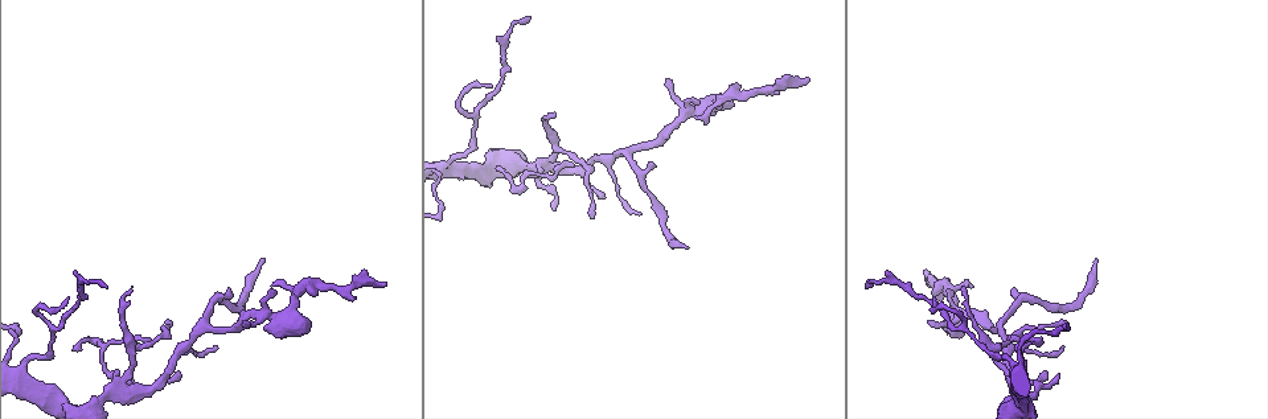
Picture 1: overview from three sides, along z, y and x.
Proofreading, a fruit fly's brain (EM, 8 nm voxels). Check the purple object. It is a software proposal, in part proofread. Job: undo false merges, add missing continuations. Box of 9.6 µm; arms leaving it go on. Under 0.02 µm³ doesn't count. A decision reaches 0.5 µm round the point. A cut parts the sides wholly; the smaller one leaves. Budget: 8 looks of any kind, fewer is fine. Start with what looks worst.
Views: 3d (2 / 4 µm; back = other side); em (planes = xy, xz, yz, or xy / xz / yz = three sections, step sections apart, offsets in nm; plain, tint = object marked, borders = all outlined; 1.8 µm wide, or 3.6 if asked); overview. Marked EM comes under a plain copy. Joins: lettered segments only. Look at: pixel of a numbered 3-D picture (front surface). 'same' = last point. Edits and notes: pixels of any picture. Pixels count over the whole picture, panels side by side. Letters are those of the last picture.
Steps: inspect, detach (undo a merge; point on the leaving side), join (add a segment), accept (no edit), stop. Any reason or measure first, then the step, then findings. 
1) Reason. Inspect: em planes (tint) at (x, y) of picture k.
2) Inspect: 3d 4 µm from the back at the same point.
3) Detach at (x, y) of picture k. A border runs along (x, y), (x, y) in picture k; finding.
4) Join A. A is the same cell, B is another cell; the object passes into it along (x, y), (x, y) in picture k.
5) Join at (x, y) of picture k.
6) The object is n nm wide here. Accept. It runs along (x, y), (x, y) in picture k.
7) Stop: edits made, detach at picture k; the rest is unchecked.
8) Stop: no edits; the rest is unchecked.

Sudden change in width. Inspect: 3d 2 µm from the back at (117, 390) of picture 1.

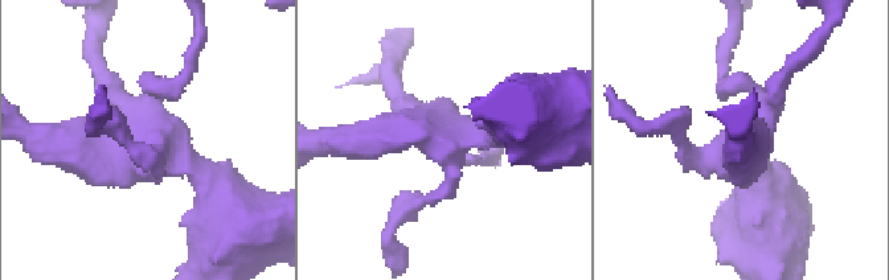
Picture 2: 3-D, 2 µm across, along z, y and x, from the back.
Need the tissue. Inspect: em yz step 4 (tint) at (452, 130) of picture 2.

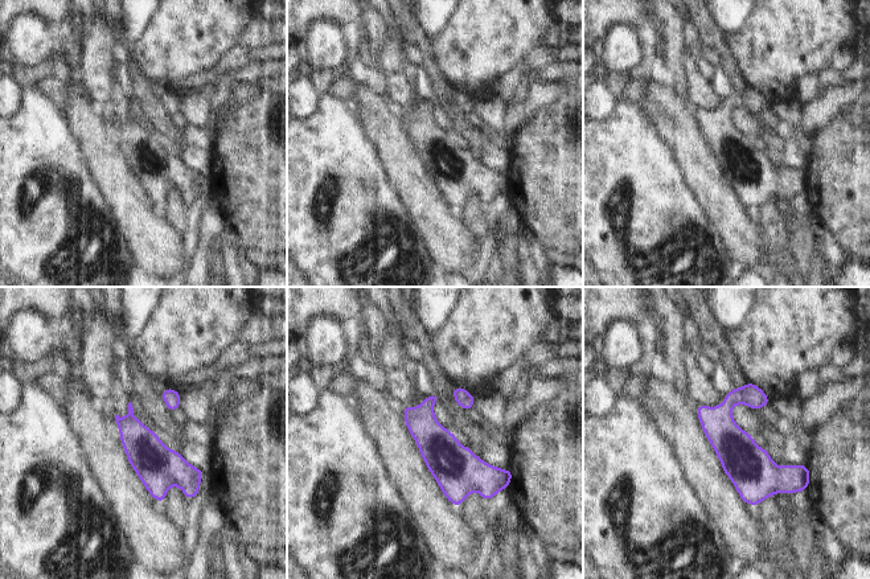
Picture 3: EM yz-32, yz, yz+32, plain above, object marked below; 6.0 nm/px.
Inspect: em planes (borders) at the same point.

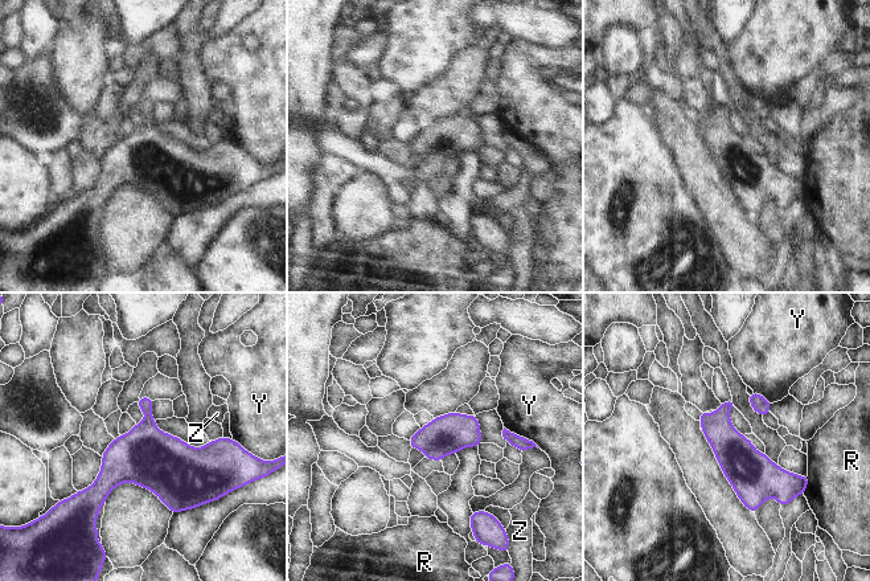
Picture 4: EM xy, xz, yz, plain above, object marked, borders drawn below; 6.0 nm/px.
Accept. R, Y and Z are other cells; a border runs along (504, 426), (526, 438) in picture 4; continuous, no second neuron.

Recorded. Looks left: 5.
Branch stops here. Inspect: 3d 2 µm at (809, 78) of picture 1.

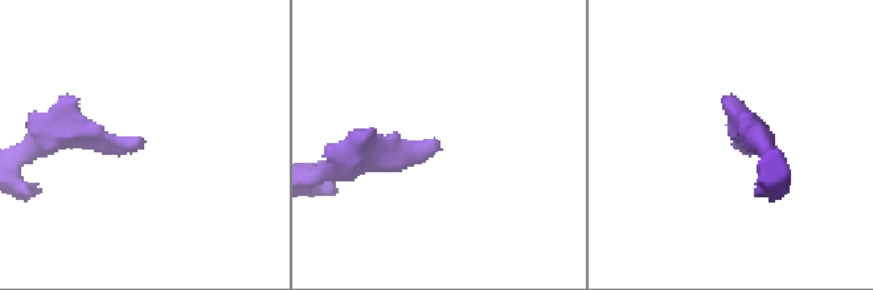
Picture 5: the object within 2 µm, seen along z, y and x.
Now the EM. Inspect: em xy step 8 (tint) at (139, 138) of picture 5.

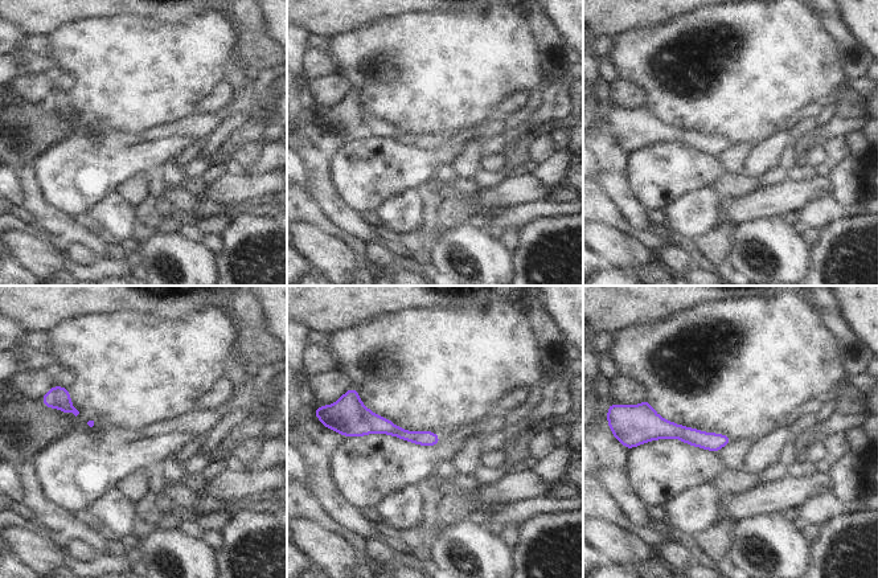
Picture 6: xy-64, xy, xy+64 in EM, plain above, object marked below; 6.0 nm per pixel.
Inspect: em planes (borders) at the same point.

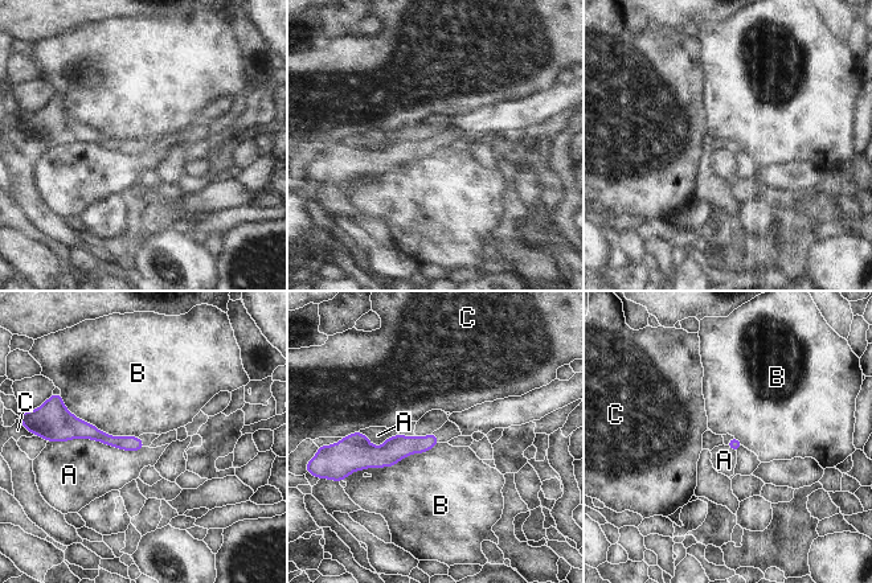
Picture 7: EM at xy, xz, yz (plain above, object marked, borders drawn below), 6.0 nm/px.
The longest contact is with A, 600 nm. Accept. A, B and C are other cells; no lettered segment goes on from it.

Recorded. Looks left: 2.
Tapers out. Inspect: em planes (borders) at (264, 259) of picture 1.

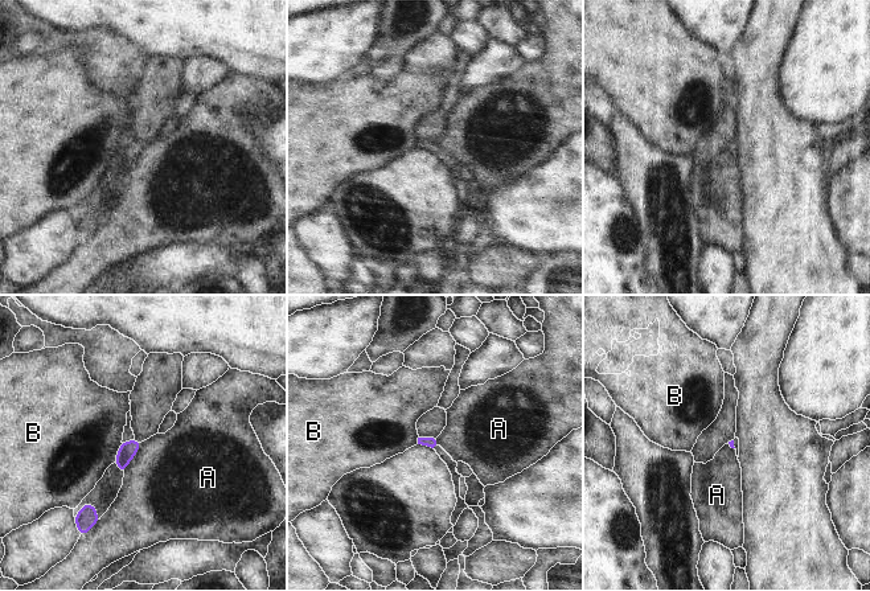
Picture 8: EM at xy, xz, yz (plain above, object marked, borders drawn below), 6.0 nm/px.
Accept. A and B are other cells; a border runs along (142, 442), (135, 456), (123, 471) in picture 8; none of them fits.

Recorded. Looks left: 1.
Stop: no edits; the rest is unchecked.

